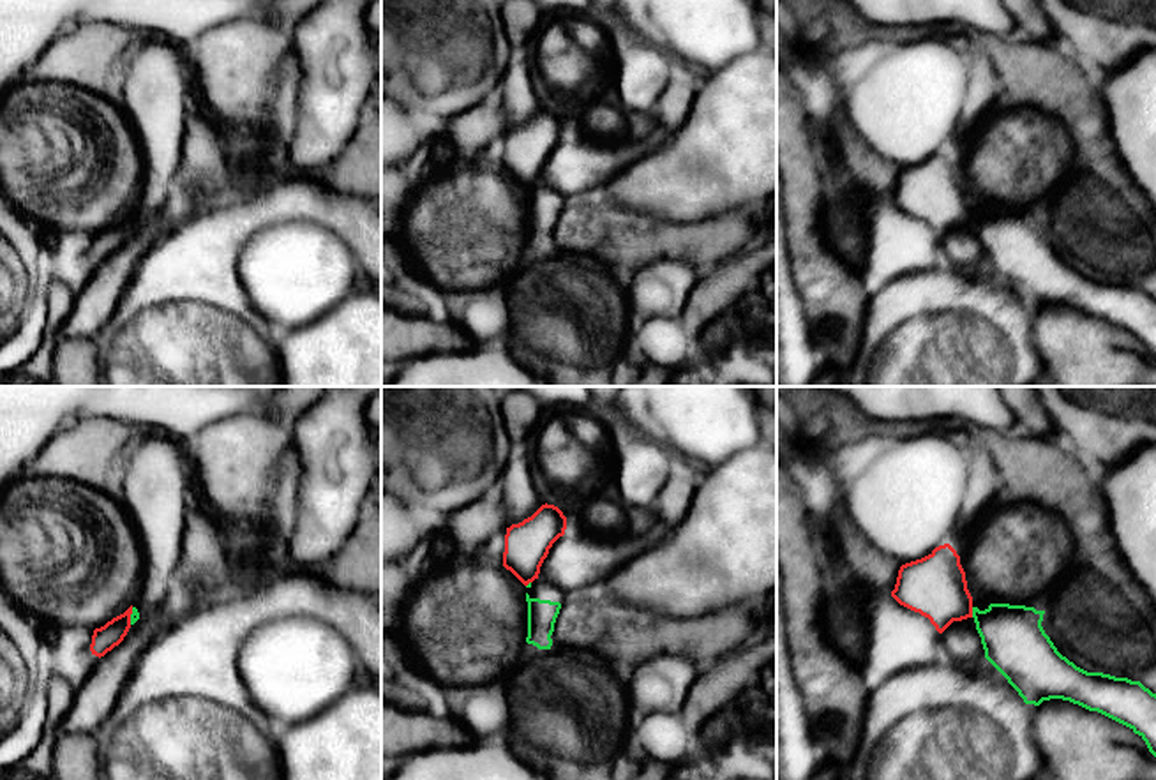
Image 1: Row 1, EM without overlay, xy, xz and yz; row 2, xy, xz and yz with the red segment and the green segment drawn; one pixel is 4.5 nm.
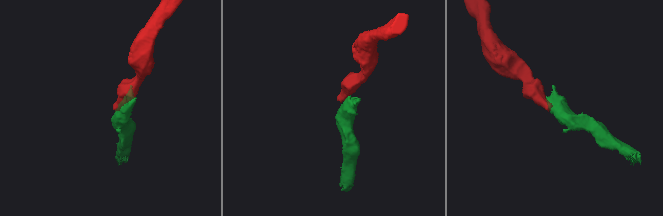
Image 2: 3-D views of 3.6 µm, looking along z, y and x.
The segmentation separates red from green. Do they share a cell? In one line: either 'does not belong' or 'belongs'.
does not belong

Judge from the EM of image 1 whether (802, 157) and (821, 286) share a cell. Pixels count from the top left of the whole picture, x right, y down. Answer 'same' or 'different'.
same

